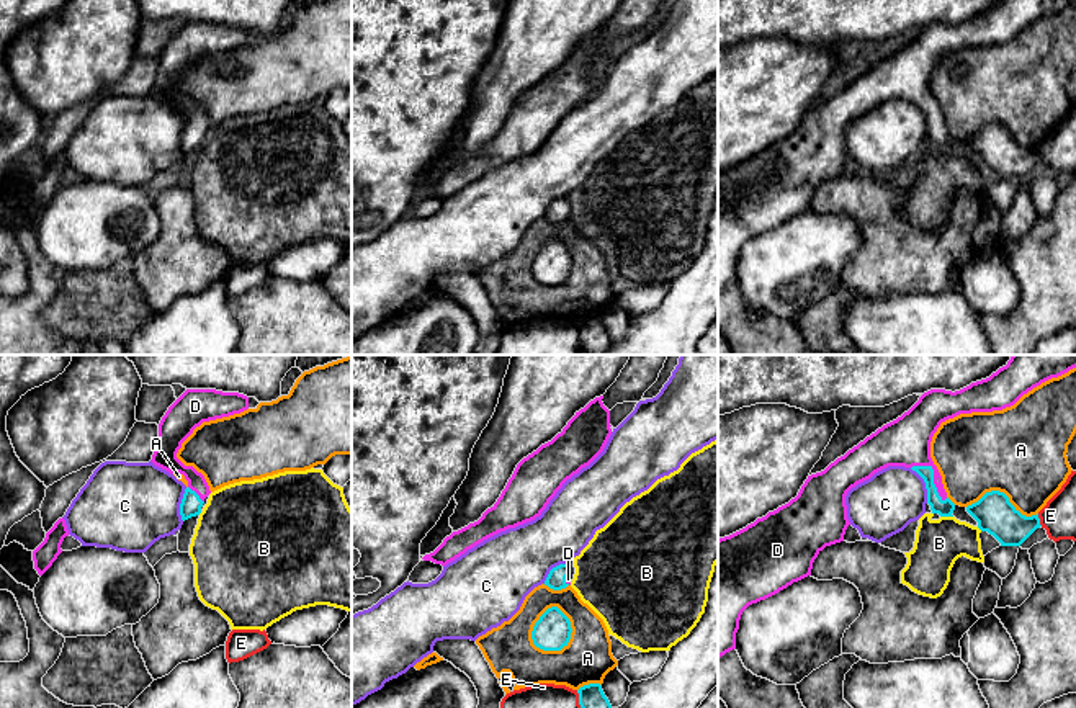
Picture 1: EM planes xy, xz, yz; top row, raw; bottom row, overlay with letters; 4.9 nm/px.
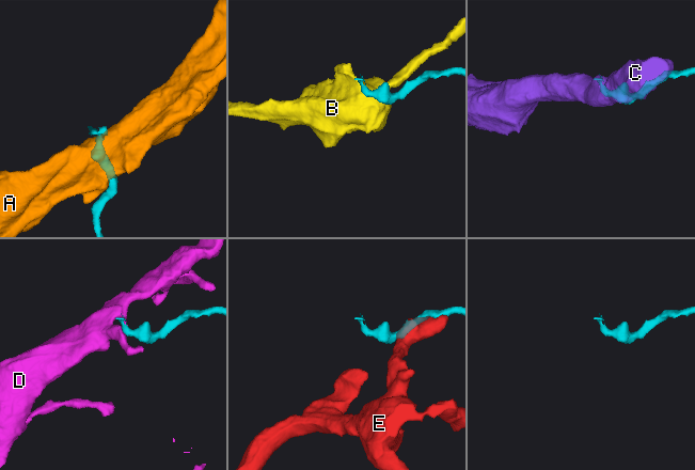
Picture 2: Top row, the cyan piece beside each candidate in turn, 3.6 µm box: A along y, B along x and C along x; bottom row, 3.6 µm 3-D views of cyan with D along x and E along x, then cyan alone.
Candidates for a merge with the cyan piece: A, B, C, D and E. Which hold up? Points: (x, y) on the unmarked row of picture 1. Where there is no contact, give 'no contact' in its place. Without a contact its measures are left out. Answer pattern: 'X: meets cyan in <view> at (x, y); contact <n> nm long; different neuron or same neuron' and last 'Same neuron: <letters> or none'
A: meets cyan in xz at (533, 260); contact 240 nm long; different neuron
B: meets cyan in yz at (947, 149); contact 60 nm long; different neuron
C: meets cyan in yz at (926, 118); contact 200 nm long; different neuron
D: meets cyan in yz at (932, 110); contact 240 nm long; same neuron
E: meets cyan in yz at (1039, 154); contact 70 nm long; different neuron
Same neuron: D

